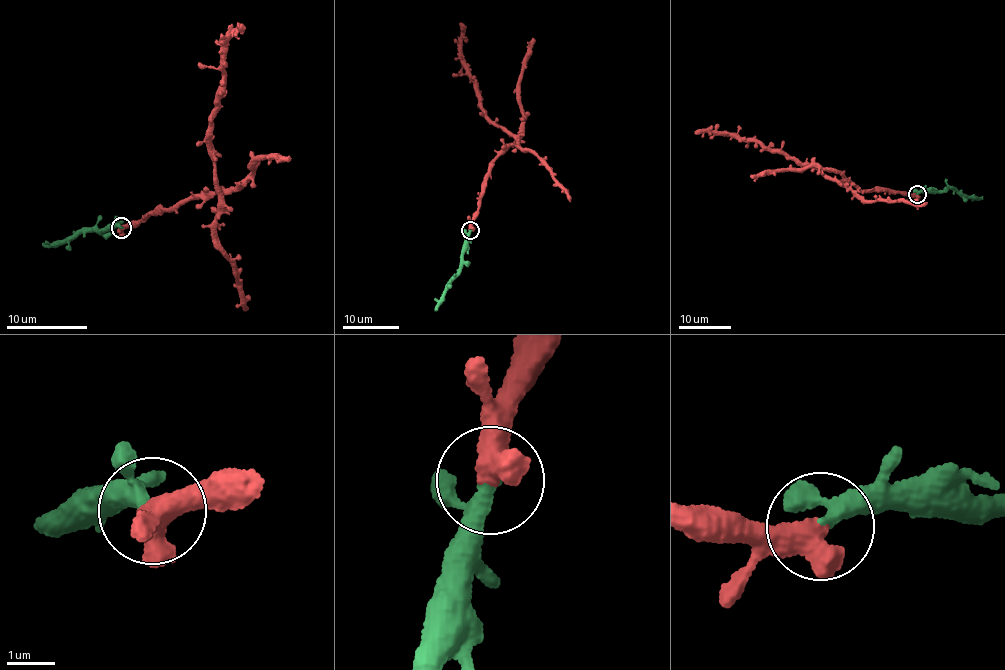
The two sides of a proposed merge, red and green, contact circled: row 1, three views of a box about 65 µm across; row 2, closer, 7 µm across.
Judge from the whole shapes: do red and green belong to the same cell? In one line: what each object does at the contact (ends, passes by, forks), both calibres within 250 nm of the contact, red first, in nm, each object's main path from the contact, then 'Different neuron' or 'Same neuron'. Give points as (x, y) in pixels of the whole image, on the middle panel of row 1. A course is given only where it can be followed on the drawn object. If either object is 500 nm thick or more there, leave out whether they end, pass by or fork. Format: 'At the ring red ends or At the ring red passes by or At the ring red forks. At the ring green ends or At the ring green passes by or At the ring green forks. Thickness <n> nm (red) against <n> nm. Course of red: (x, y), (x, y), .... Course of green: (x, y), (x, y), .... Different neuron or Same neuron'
Thickness 600 nm (red) against 240 nm. Course of red: (470, 230), (491, 160), (514, 142), (515, 135), (489, 120), (482, 108), (477, 83), (461, 57), (460, 22). Course of green: (470, 230), (462, 267), (444, 294), (444, 300), (434, 310). Same neuron

